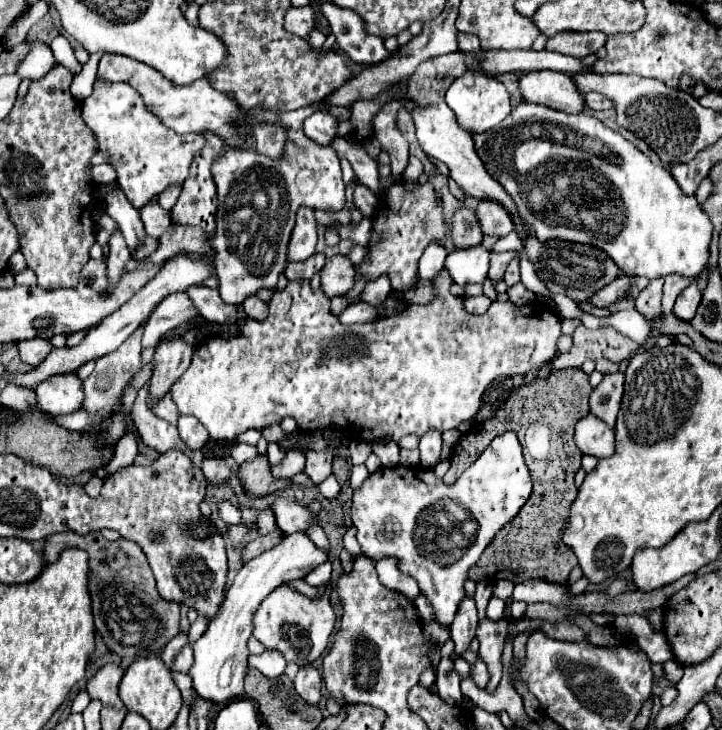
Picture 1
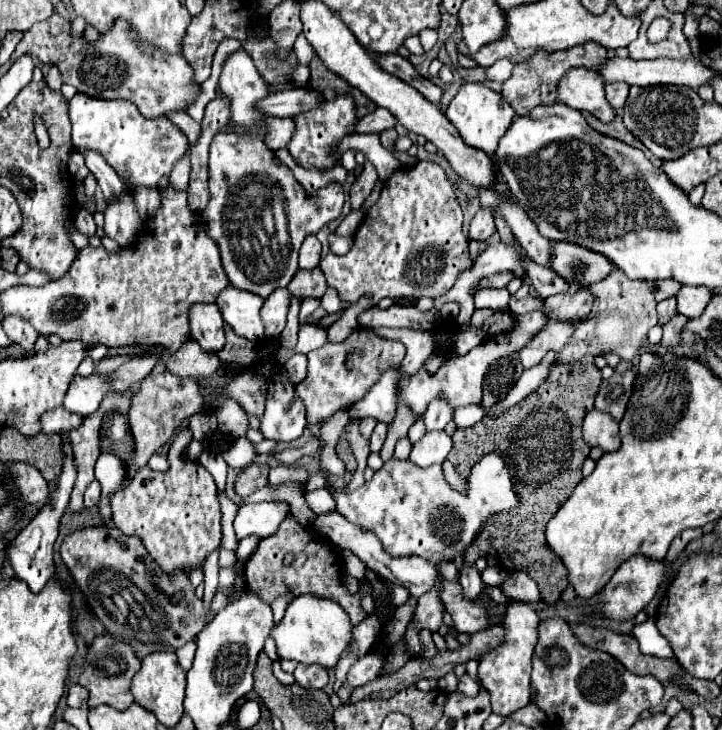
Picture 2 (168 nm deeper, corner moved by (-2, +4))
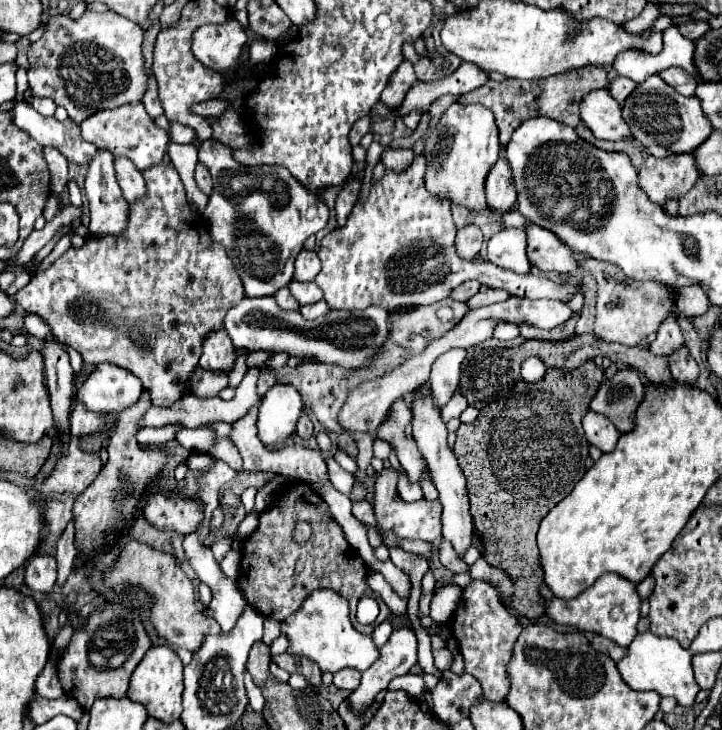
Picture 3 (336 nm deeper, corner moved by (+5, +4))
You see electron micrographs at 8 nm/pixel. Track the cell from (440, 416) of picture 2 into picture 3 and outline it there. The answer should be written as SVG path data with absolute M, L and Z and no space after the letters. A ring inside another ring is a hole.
M466 349L444 351L432 365L430 385L436 403L442 407L456 391L460 379L460 365L466 359Z

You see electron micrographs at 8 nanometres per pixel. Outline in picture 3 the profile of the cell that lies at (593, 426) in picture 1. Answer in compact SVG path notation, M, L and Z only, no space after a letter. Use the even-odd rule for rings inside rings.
M588 411L584 415L584 431L586 431L586 439L598 447L602 453L608 453L616 447L618 443L618 437L620 437L620 431L614 427L614 423L600 415L600 413L594 413L594 411Z

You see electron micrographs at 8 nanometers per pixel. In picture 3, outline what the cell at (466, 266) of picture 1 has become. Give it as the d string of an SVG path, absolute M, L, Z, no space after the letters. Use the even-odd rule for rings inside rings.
M502 229L488 241L488 257L494 265L512 269L516 273L528 273L532 269L532 263L526 255L526 247L526 231Z

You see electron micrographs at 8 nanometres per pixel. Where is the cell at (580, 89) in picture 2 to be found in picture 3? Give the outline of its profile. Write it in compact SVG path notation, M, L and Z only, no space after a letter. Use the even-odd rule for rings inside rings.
M596 89L584 97L580 103L580 115L598 139L632 139L630 125L622 117L622 105L608 89Z

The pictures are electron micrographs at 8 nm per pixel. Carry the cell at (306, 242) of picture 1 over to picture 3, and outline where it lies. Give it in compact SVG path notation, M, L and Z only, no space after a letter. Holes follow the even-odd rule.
M300 251L296 259L294 279L296 281L314 281L316 273L320 273L320 259L316 251Z

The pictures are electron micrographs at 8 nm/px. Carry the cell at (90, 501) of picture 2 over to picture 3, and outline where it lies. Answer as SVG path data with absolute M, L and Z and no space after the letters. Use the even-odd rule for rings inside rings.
M70 521L68 527L64 529L60 541L58 541L58 553L56 553L56 561L58 561L58 585L64 585L72 567L74 567L74 559L76 559L76 547L74 547L74 523Z

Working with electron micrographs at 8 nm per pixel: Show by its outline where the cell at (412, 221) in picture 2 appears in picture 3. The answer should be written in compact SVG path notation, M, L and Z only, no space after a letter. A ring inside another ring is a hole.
M416 155L414 163L402 171L386 171L378 183L370 183L370 193L366 201L358 201L346 221L344 227L338 227L324 235L320 241L318 257L322 261L322 271L316 275L316 285L324 291L324 299L330 309L364 309L370 305L382 307L386 311L394 311L400 307L416 307L416 305L432 305L440 299L446 299L454 287L464 281L476 279L486 287L500 287L506 289L510 295L528 297L528 299L572 299L576 293L582 293L582 281L552 281L546 275L518 275L494 263L482 261L464 261L456 255L454 237L456 227L452 221L452 213L448 203L436 203L432 195L428 195L424 187L424 155Z

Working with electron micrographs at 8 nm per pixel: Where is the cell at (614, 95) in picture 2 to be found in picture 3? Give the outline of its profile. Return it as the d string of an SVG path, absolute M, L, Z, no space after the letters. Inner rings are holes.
M616 77L608 89L618 103L624 103L626 97L636 89L636 83L632 83L632 79L628 79L628 77Z

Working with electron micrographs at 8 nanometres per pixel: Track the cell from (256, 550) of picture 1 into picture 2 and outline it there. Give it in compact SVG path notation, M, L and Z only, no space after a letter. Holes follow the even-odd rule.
M293 517L285 519L273 537L259 541L257 551L245 563L245 583L249 585L251 591L259 591L259 595L263 595L267 603L283 595L287 587L293 587L297 591L295 595L313 593L313 595L319 595L321 599L333 599L347 611L351 623L357 625L359 621L365 619L365 613L359 605L359 595L349 595L341 585L341 565L339 565L337 553L325 539L321 539L319 547L307 547L305 537L307 537L307 531ZM287 553L293 553L291 565L283 563Z

